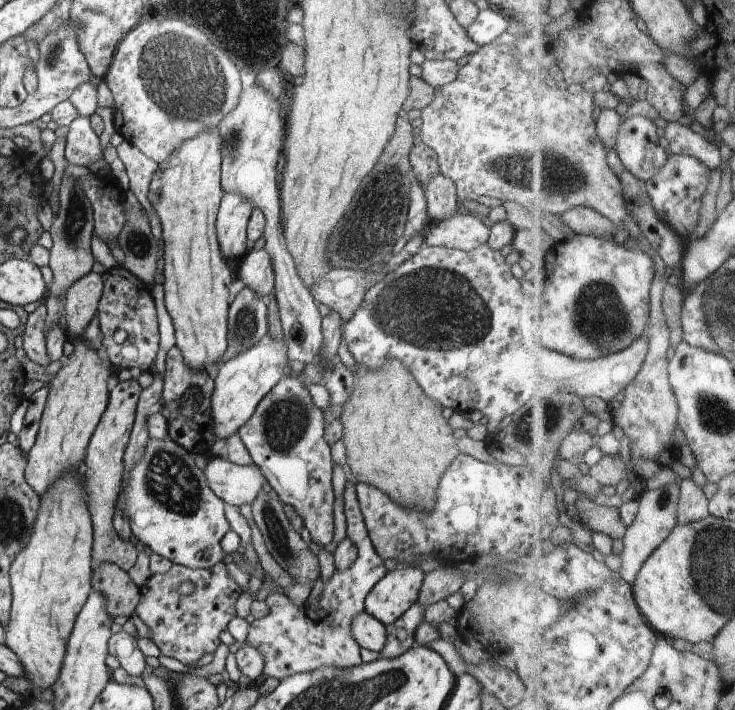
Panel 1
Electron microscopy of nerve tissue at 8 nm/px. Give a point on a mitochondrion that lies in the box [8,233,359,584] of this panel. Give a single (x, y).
(169, 481)

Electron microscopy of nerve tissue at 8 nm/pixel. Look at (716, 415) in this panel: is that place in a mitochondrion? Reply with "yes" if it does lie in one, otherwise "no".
yes

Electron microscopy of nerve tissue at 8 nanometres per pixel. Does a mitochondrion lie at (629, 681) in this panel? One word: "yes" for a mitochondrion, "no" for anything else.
no

